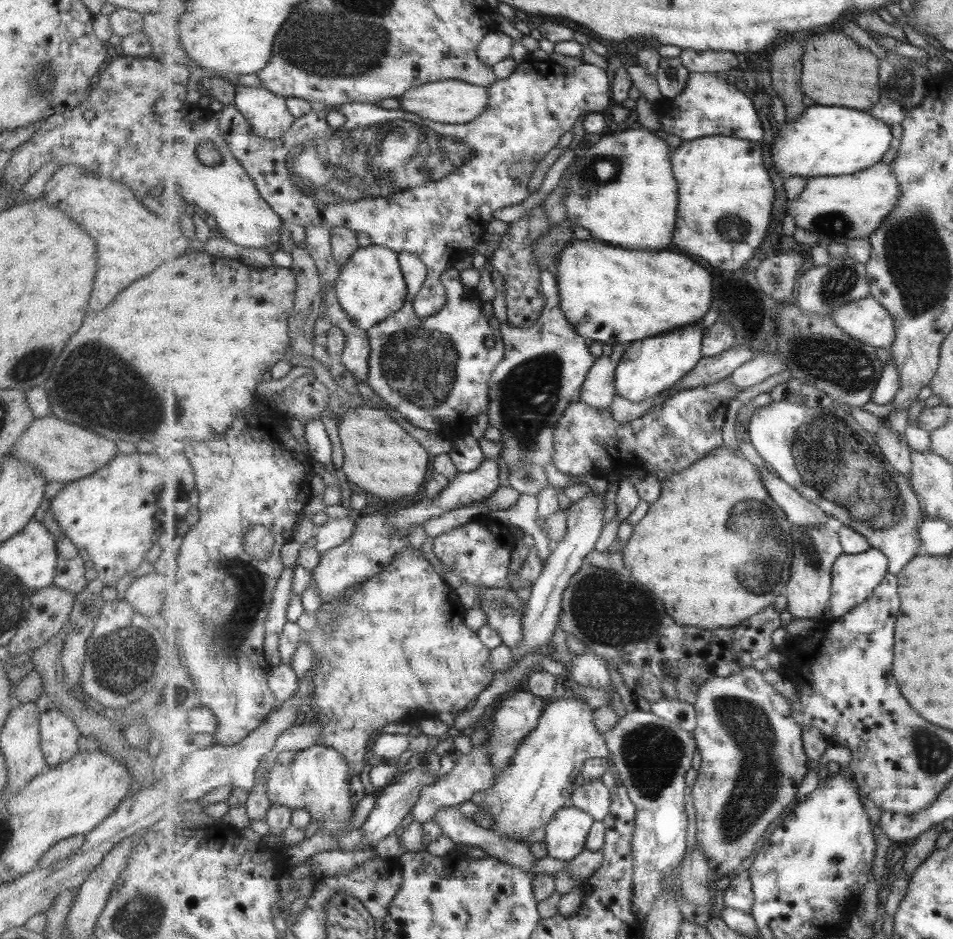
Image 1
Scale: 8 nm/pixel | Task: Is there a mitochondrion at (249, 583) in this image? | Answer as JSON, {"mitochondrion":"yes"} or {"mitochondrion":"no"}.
{"mitochondrion":"yes"}

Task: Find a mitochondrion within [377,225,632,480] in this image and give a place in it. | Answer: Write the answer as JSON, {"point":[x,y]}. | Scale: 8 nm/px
{"point":[528,395]}

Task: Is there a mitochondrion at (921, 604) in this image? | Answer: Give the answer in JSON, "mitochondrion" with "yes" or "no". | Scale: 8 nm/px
{"mitochondrion":"no"}

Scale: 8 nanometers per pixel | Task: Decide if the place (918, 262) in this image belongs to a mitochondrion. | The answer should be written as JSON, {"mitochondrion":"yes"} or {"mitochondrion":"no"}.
{"mitochondrion":"yes"}

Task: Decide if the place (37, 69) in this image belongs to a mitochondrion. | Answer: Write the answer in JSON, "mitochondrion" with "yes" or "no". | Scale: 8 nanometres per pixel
{"mitochondrion":"yes"}

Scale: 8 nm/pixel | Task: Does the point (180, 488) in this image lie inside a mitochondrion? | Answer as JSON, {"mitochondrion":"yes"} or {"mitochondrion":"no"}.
{"mitochondrion":"yes"}

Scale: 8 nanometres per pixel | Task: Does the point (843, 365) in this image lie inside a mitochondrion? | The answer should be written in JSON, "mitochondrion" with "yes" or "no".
{"mitochondrion":"yes"}

